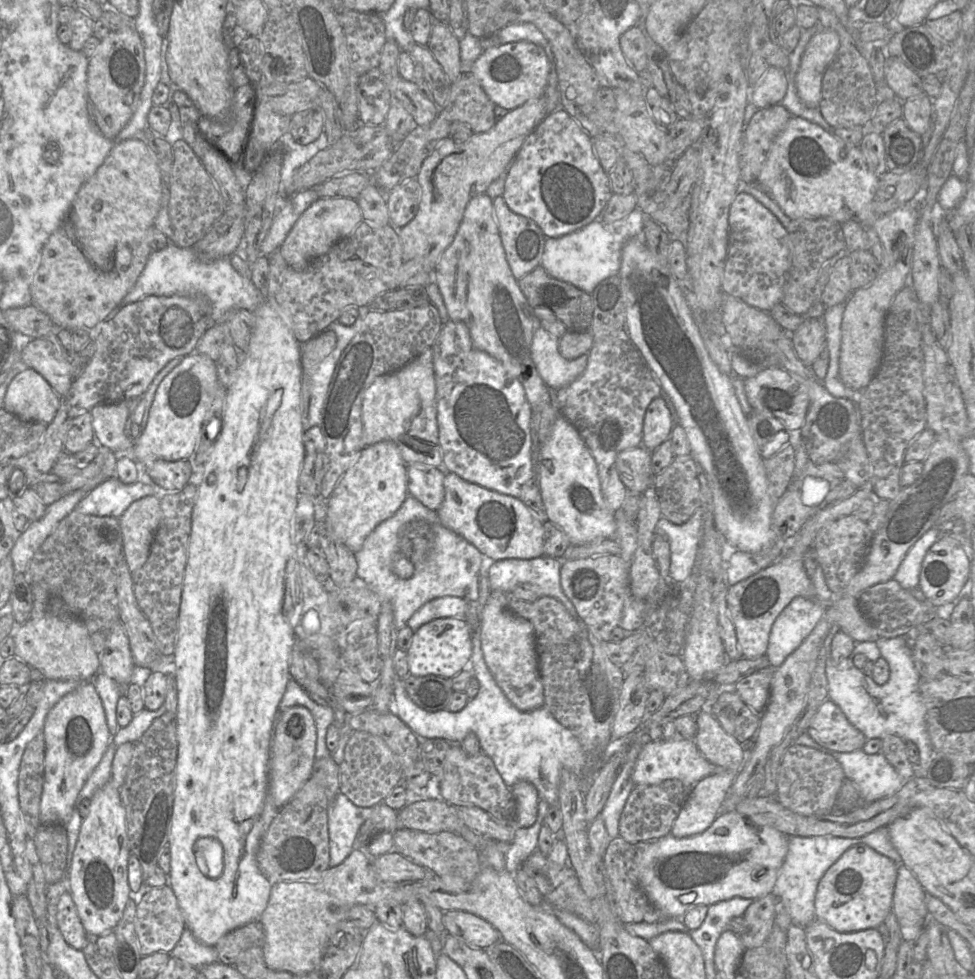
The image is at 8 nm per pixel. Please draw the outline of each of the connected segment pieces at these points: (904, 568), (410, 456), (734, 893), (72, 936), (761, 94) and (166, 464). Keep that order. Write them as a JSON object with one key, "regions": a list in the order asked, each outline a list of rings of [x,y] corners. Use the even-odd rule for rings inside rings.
{"regions":[[[[933,526],[906,553],[893,577],[904,589],[912,591],[919,586],[922,561],[939,538],[940,532],[936,526]]],[[[432,347],[426,348],[400,369],[375,378],[364,393],[362,423],[366,446],[390,440],[398,446],[406,464],[422,463],[436,468],[443,467]]],[[[731,811],[729,813],[720,813],[711,826],[706,829],[704,832],[698,835],[686,837],[686,838],[676,838],[671,834],[664,836],[657,840],[645,841],[648,842],[648,845],[645,847],[645,851],[642,854],[638,854],[635,859],[635,865],[637,867],[637,874],[641,888],[647,895],[650,902],[657,907],[666,917],[668,918],[682,918],[684,914],[691,908],[697,905],[706,905],[710,906],[720,901],[728,900],[733,897],[741,898],[752,898],[754,900],[763,897],[767,894],[772,893],[774,888],[777,875],[780,867],[782,866],[786,854],[788,852],[788,836],[784,833],[778,831],[775,828],[772,828],[767,825],[759,825],[749,818],[741,815],[737,811]],[[718,828],[727,828],[729,833],[727,835],[717,834]]],[[[70,892],[63,893],[57,902],[56,919],[64,940],[73,948],[82,950],[88,941]]],[[[769,67],[762,80],[754,87],[751,103],[758,109],[781,104],[786,91],[786,72],[776,67]]],[[[155,460],[142,462],[152,480],[164,489],[182,490],[190,480],[192,467],[188,460]]]]}

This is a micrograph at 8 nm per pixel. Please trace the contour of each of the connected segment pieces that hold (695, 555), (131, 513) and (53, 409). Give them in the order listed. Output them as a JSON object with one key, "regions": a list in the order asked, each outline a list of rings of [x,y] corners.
{"regions":[[[[703,508],[697,509],[690,519],[676,525],[661,517],[655,528],[655,536],[664,536],[670,545],[669,579],[675,583],[689,580],[699,559],[703,529]]],[[[146,496],[134,501],[119,517],[124,557],[131,573],[148,559],[154,534],[161,521],[161,498]]],[[[27,368],[9,384],[3,408],[25,421],[48,425],[55,418],[60,400],[41,374]]]]}

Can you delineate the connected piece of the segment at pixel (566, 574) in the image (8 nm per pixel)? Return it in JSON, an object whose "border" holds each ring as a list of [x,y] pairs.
{"border":[[[599,555],[583,559],[562,560],[560,584],[590,633],[599,641],[608,642],[613,629],[619,625],[626,596],[629,593],[627,563],[620,555]]]}

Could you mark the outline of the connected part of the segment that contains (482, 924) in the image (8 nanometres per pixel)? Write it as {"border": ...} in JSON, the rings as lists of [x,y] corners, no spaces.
{"border":[[[443,911],[445,933],[479,949],[487,949],[501,940],[499,932],[487,921],[465,911]]]}

